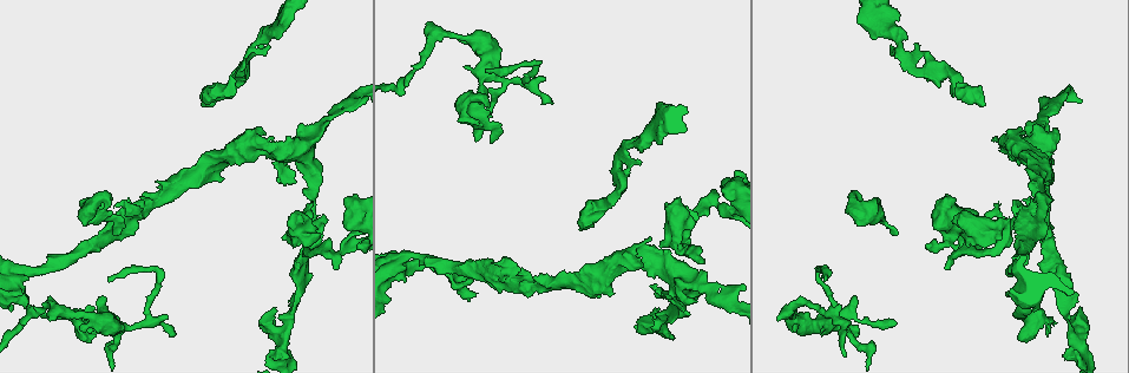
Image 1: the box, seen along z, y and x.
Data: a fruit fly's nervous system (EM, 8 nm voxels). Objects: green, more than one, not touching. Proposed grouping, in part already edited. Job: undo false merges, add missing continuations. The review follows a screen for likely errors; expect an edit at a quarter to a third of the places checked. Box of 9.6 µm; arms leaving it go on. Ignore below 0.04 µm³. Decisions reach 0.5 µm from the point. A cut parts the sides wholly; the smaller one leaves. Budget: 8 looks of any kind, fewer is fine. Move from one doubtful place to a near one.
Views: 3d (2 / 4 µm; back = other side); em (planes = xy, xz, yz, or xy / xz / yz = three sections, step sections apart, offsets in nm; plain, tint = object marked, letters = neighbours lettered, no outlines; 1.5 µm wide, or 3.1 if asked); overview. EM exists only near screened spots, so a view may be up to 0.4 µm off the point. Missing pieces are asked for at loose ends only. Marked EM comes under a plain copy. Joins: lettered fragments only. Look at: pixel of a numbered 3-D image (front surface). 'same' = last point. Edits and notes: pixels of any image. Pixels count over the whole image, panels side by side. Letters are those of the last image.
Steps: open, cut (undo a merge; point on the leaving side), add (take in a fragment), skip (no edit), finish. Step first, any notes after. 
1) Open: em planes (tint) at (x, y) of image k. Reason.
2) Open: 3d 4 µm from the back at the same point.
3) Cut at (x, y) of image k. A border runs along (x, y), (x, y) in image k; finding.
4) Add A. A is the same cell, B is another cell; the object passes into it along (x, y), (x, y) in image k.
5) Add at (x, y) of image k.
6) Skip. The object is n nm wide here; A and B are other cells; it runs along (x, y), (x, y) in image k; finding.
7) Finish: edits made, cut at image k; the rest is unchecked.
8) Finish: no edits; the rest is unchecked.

Open: 3d 2 µm from the back at (106, 211) of image 1. Free end.

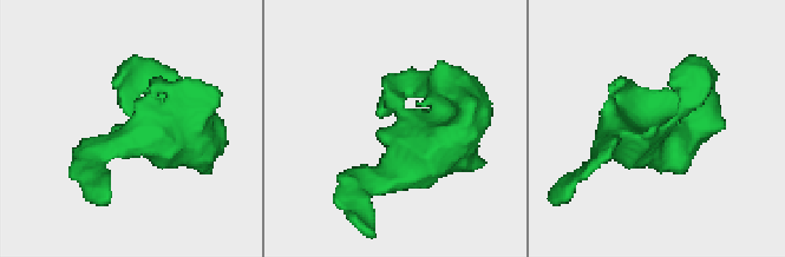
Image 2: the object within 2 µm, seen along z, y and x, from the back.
Open: em 3.1 µm xy step 16 (letters) at (404, 97) of image 2.

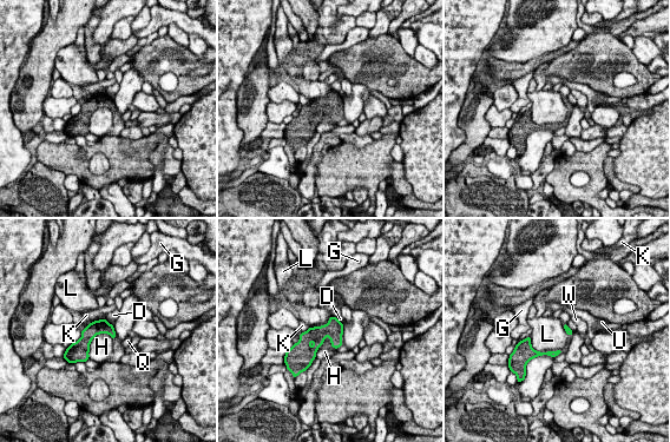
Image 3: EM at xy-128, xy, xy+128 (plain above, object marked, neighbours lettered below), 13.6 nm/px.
Open: em 3.1 µm planes (letters) at the same point.

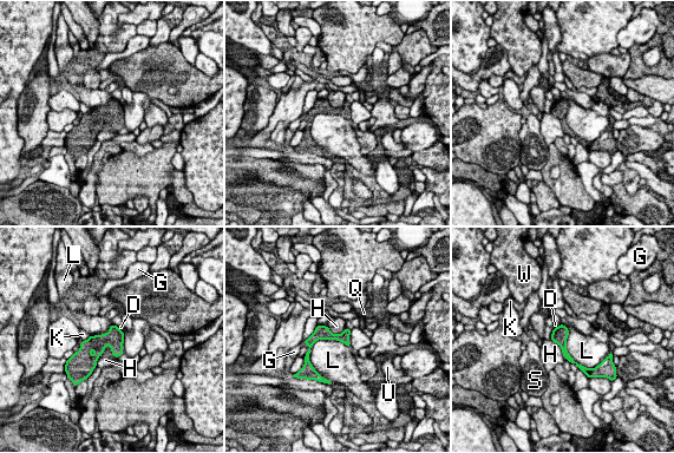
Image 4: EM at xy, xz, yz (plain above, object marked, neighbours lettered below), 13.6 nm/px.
Skip. D, G, H, K, L, Q, S, U and W are other cells; a border runs along (339, 340), (311, 349), (324, 378) in image 4; no lettered fragment goes on from it.

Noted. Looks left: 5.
Open: em planes (letters) at (711, 189) of image 1. Tapers out.

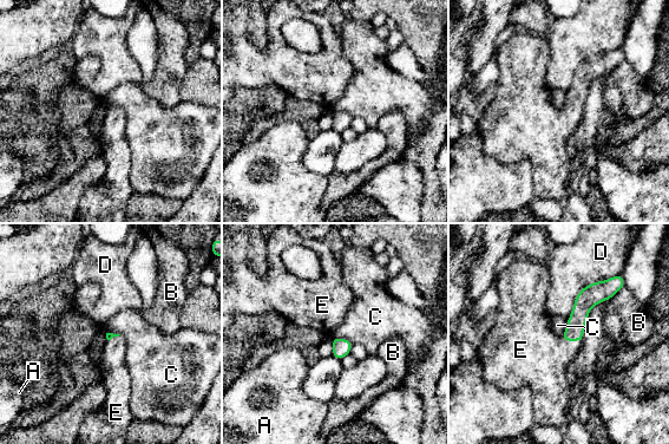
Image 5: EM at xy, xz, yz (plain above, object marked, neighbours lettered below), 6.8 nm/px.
Add E. The longest contact is with D, 460 nm; E is the same cell, A, B, C and D are other cells; the object passes into it along (577, 320), (570, 340), (539, 359) in image 5; the neuron continues.

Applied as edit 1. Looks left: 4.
Open: em planes (letters) at (873, 32) of image 1. Touches itself.

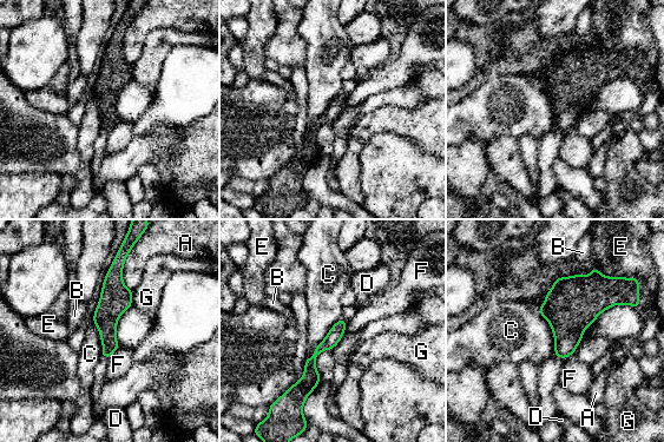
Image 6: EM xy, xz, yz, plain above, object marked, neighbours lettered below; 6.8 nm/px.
Skip. A, B, C, D, E, F and G are other cells; one neuron here.

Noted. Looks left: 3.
Finish: edits made, add at image 5; the rest is unchecked.

